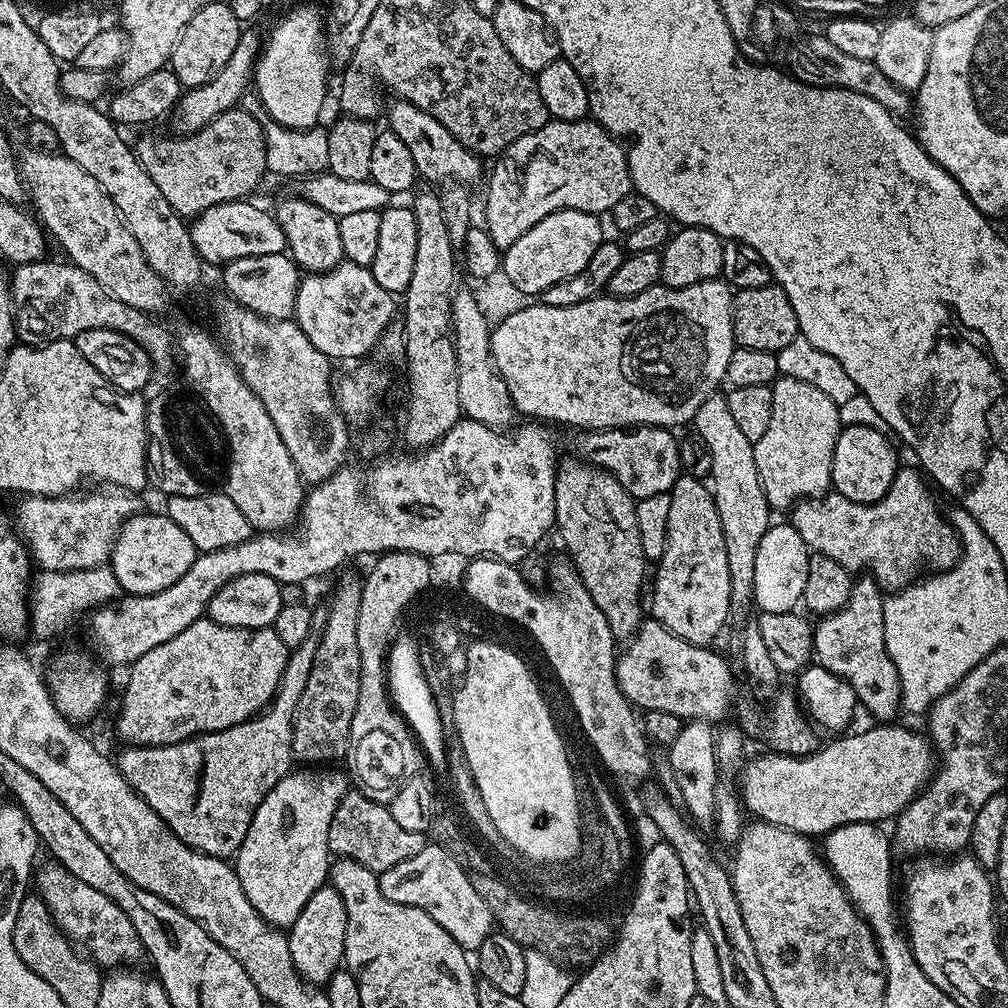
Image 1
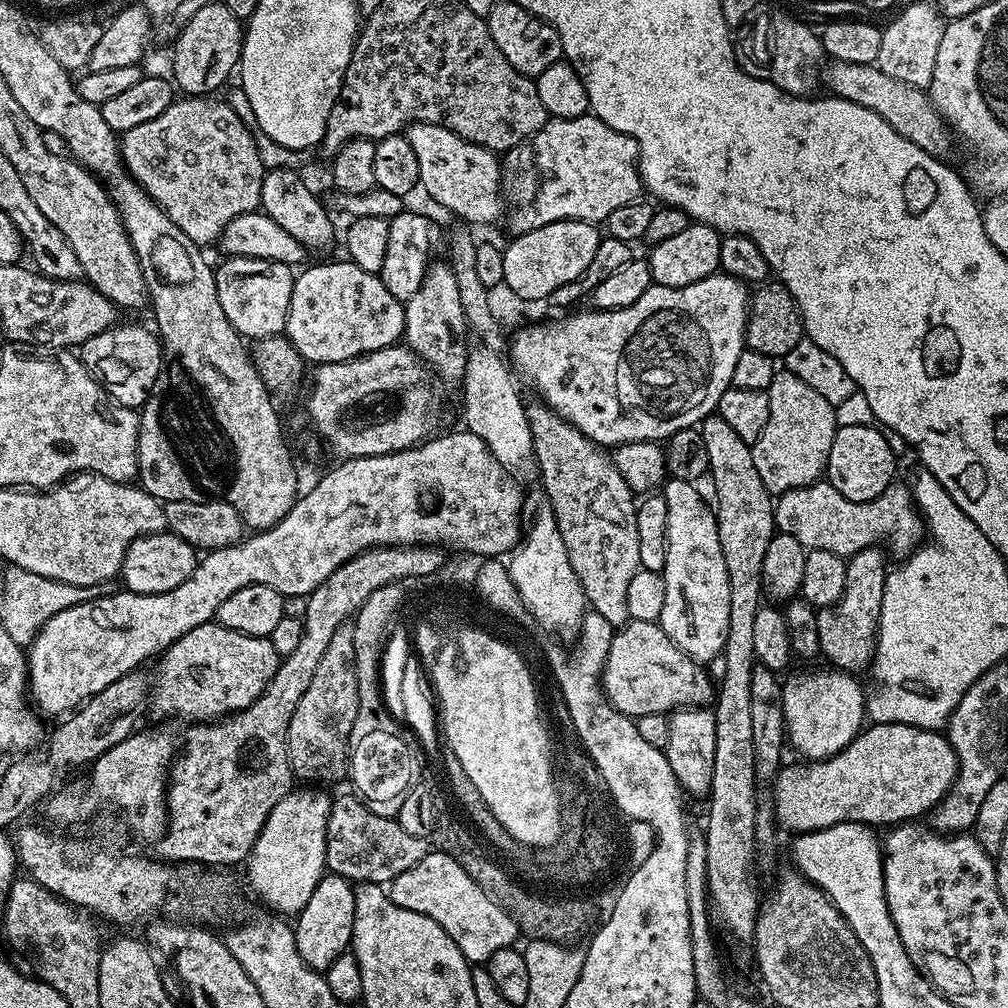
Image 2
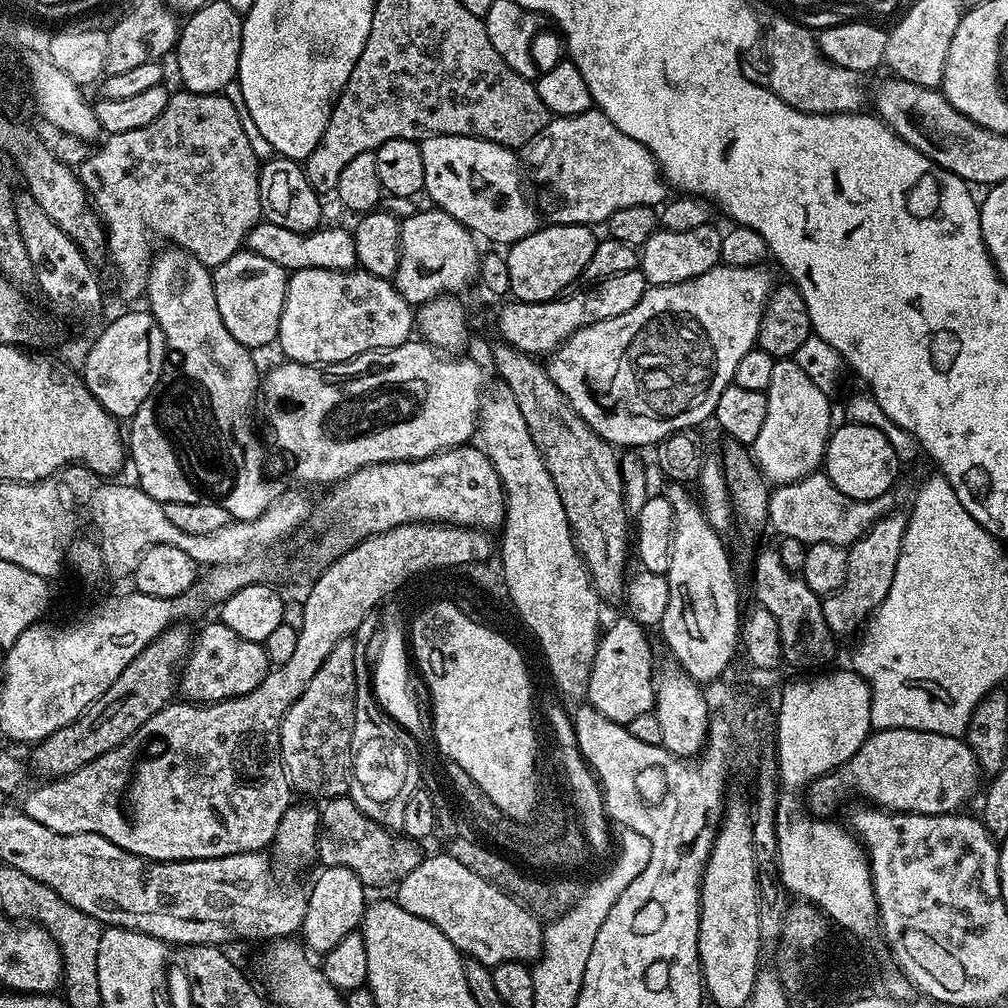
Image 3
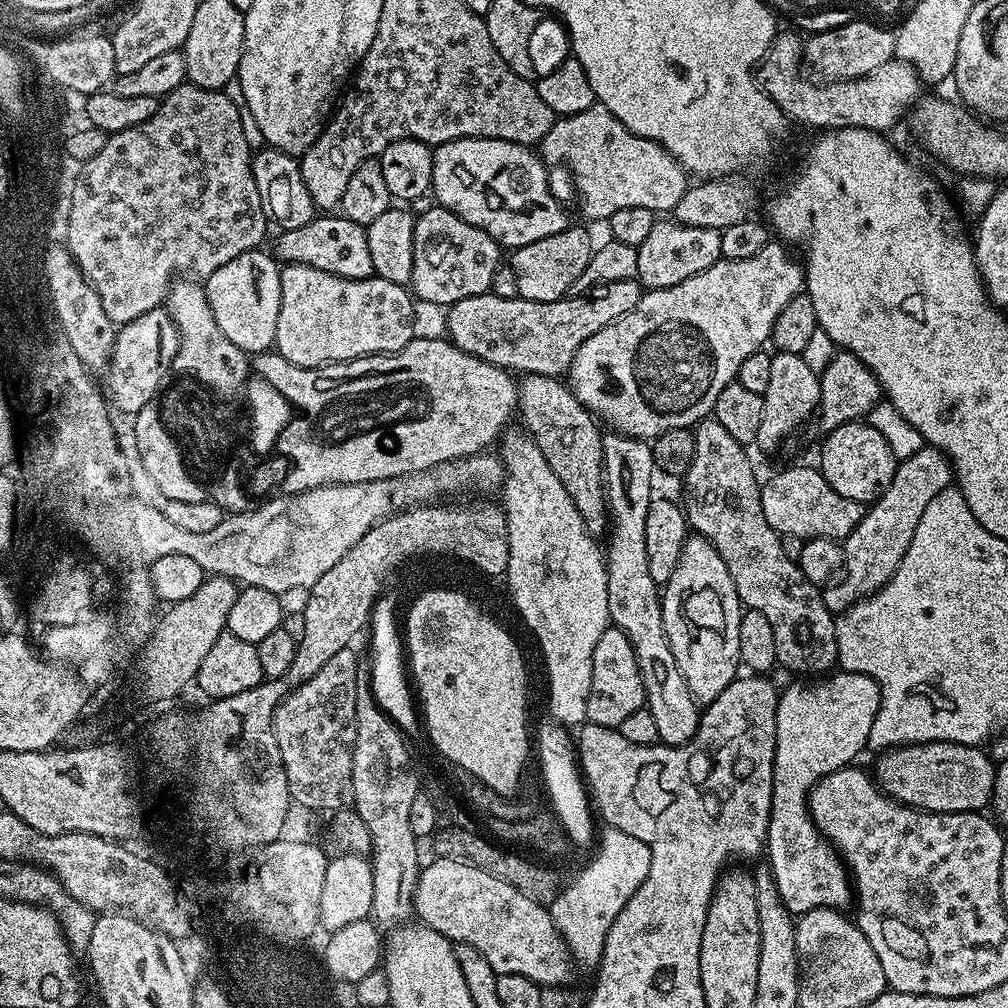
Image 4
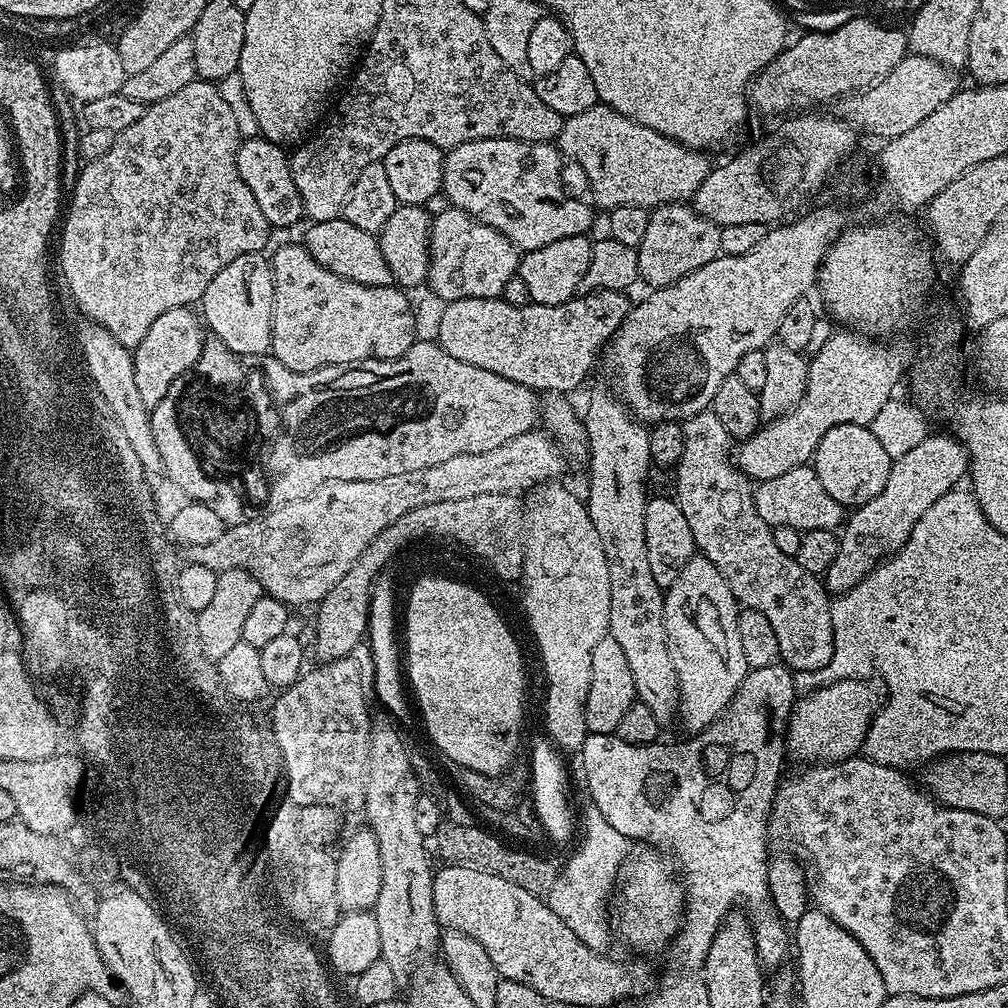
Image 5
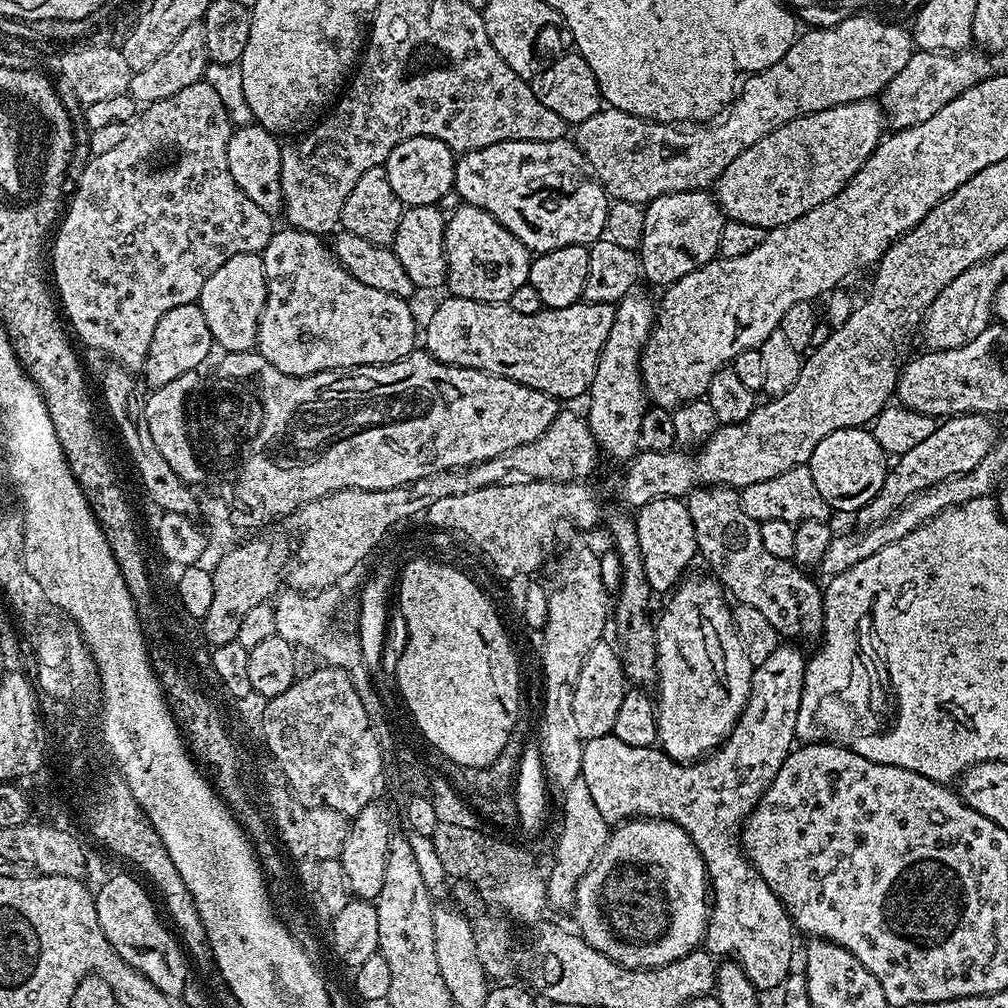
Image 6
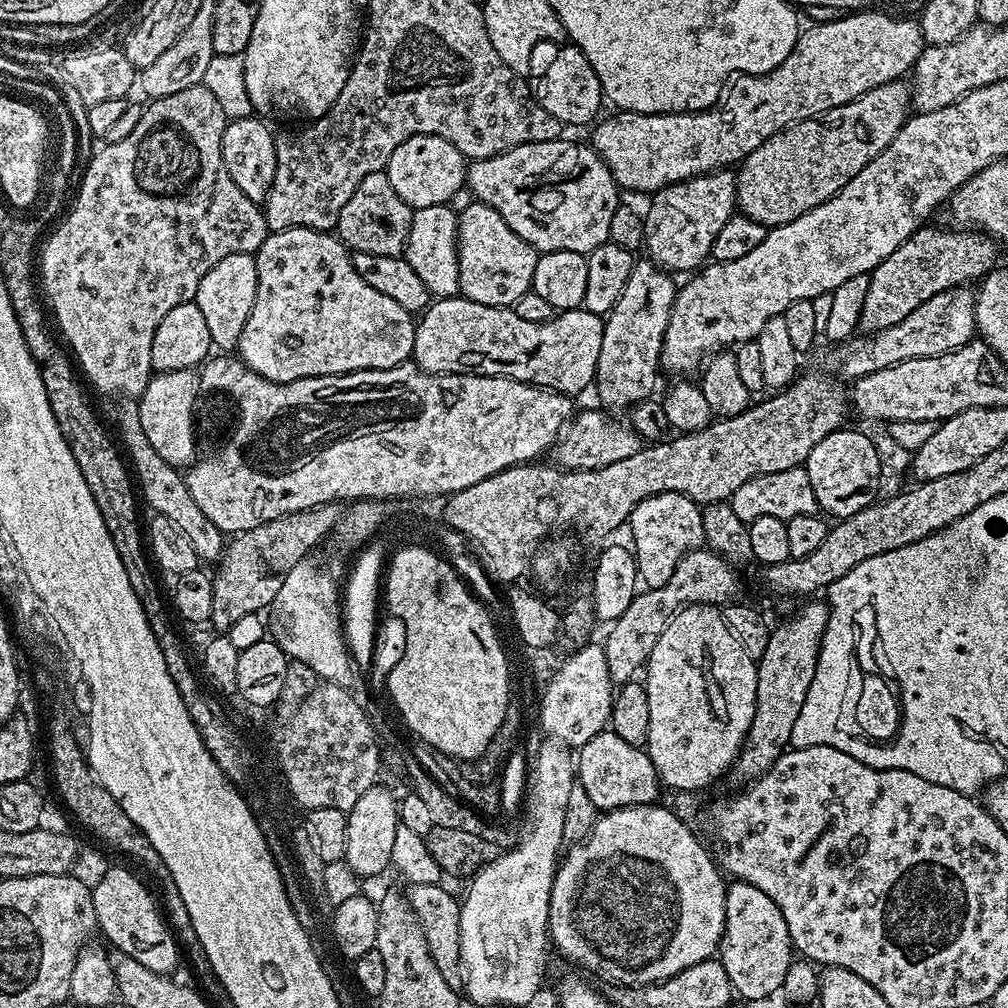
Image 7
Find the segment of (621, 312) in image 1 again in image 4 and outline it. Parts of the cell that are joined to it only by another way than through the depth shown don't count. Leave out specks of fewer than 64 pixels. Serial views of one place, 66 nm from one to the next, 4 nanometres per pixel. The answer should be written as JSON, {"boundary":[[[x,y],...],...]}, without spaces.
{"boundary":[[[770,242],[766,246],[762,246],[762,250],[758,250],[758,254],[754,254],[754,258],[738,258],[737,260],[721,258],[714,266],[702,270],[702,274],[694,274],[694,278],[686,278],[686,282],[678,282],[678,286],[666,286],[645,291],[641,295],[638,306],[634,306],[634,310],[630,310],[630,314],[618,318],[613,324],[598,330],[598,334],[586,338],[586,342],[582,342],[574,362],[568,367],[566,373],[567,383],[576,395],[578,402],[587,408],[597,421],[608,423],[612,427],[609,429],[613,433],[622,436],[636,436],[640,440],[649,442],[655,440],[658,434],[662,434],[666,430],[692,428],[699,424],[711,413],[714,402],[718,402],[718,394],[722,394],[722,390],[726,390],[726,386],[735,381],[738,366],[742,366],[743,360],[750,358],[750,354],[761,351],[769,343],[774,322],[778,318],[778,314],[782,314],[782,306],[786,306],[786,302],[790,302],[790,298],[801,295],[804,288],[804,270],[801,261],[797,257],[795,260],[787,250],[789,251],[783,243]]]}

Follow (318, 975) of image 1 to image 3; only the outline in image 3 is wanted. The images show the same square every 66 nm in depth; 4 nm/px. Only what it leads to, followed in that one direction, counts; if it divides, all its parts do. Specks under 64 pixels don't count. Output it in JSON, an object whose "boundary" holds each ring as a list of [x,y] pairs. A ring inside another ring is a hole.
{"boundary":[[[346,868],[319,869],[320,877],[312,884],[312,892],[307,893],[308,906],[302,929],[302,940],[307,951],[312,954],[323,954],[334,950],[346,934],[361,927],[366,907],[366,887],[357,878],[354,871]],[[304,936],[304,937],[303,937]],[[317,952],[317,953],[316,953]]]}

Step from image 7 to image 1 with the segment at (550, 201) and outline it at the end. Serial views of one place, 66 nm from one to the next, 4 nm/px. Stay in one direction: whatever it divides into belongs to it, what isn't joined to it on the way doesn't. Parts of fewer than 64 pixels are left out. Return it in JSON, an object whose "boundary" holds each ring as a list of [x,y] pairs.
{"boundary":[[[396,98],[393,101],[393,104],[389,108],[387,105],[386,108],[387,127],[396,132],[398,138],[402,138],[402,142],[406,142],[406,147],[414,157],[417,173],[423,179],[425,176],[428,180],[446,180],[442,182],[472,186],[472,183],[480,176],[481,157],[475,152],[469,152],[466,146],[462,146],[462,142],[454,138],[454,134],[450,134],[450,130],[446,130],[446,126],[442,126],[442,122],[438,122],[438,118],[426,114],[426,110],[414,106],[403,98]]]}

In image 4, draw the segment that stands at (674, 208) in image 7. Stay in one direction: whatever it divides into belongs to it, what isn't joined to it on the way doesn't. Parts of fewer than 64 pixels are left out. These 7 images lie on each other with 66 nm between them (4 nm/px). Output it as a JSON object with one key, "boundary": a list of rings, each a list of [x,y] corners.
{"boundary":[[[672,218],[657,219],[654,230],[650,230],[650,235],[646,237],[646,242],[642,242],[642,246],[636,249],[636,279],[639,280],[641,289],[678,286],[678,282],[686,282],[686,278],[694,278],[694,274],[702,274],[702,270],[717,264],[722,258],[720,233],[721,229],[718,228],[682,226]]]}

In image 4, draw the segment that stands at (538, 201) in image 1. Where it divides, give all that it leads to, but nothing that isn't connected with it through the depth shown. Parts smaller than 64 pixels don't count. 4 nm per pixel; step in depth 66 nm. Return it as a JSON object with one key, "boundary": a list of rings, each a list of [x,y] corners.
{"boundary":[[[599,102],[578,114],[559,117],[550,134],[540,140],[538,152],[549,165],[565,164],[572,171],[576,200],[580,203],[581,214],[588,220],[607,221],[608,216],[614,214],[614,210],[622,210],[622,206],[642,206],[657,214],[668,214],[678,206],[682,194],[686,194],[690,186],[689,173],[669,152],[658,142],[626,130],[626,126]]]}

